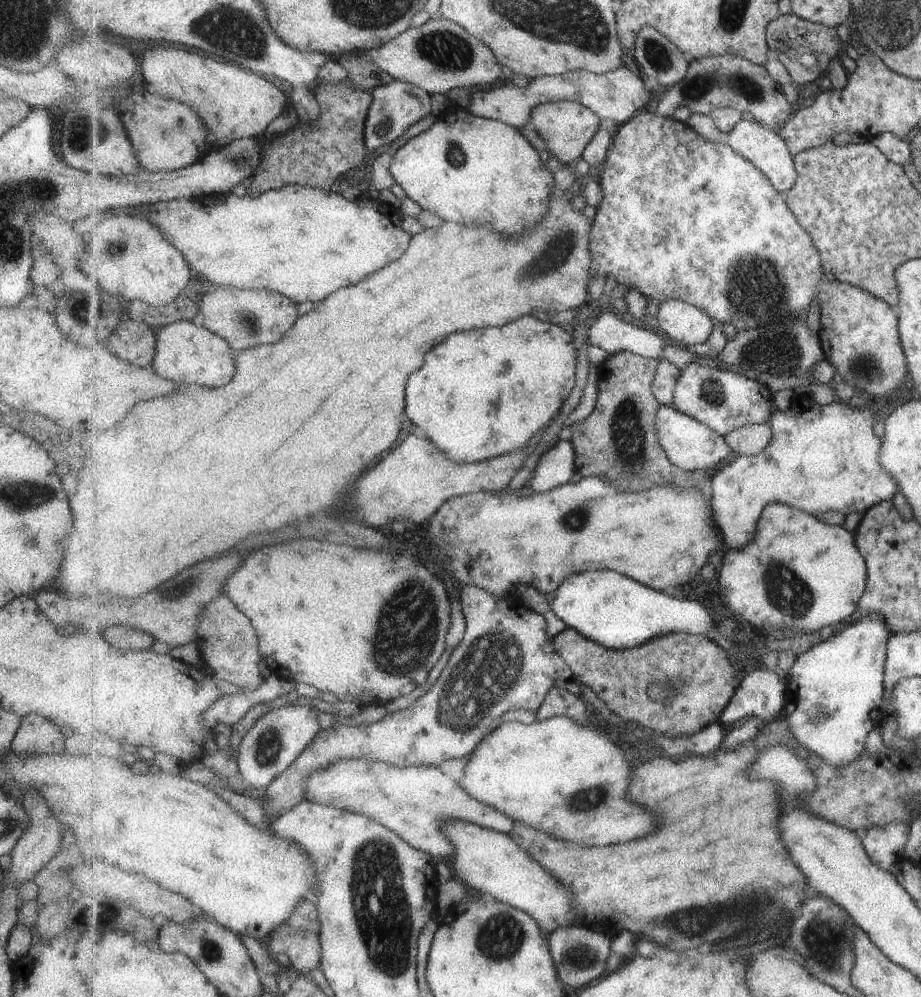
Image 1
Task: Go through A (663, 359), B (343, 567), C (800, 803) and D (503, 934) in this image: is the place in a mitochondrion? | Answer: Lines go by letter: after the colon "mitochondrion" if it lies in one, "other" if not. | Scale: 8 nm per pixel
A: other
B: other
C: other
D: mitochondrion

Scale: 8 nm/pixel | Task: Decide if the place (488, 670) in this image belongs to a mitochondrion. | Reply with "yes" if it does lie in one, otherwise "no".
yes

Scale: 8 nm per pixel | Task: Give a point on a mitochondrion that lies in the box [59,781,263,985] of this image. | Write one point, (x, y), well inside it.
(104, 916)

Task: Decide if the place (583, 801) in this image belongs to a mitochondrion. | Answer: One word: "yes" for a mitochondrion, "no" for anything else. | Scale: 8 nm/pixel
yes

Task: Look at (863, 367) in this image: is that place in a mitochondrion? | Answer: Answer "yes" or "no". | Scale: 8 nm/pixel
yes

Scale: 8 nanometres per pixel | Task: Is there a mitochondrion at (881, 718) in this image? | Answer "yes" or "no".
no

